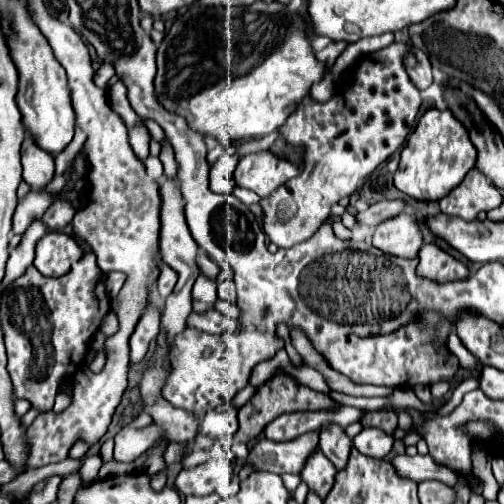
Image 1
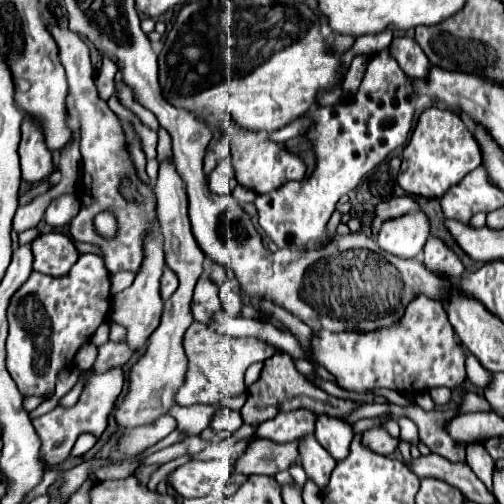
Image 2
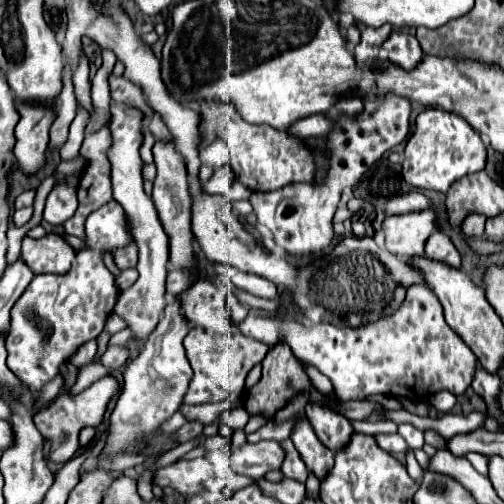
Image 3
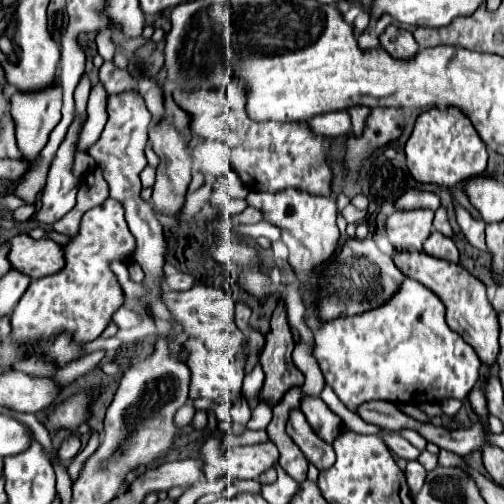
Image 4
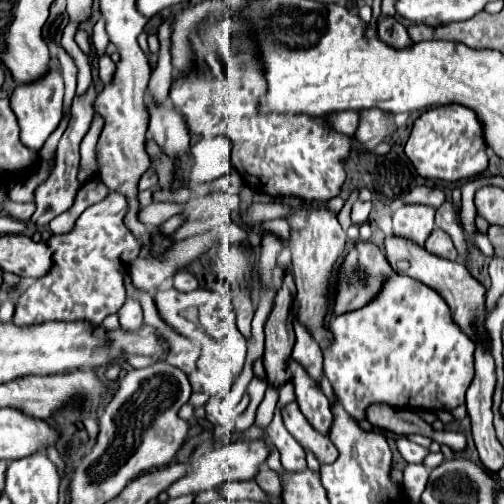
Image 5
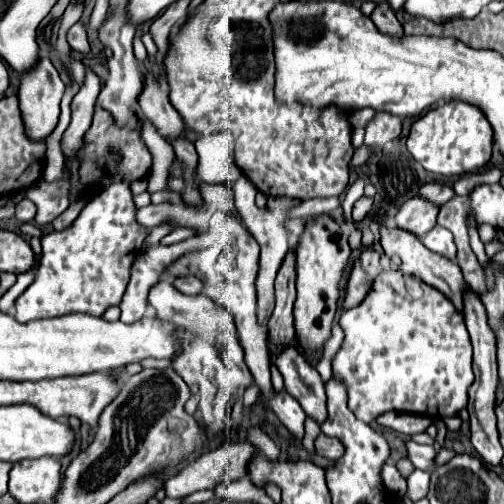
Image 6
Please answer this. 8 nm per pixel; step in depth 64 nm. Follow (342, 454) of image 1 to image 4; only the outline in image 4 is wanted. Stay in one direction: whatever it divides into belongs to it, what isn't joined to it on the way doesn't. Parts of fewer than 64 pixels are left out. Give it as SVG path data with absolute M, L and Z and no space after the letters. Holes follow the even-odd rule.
M308 396L302 400L300 410L304 412L312 430L320 438L324 438L324 442L332 444L332 440L336 440L336 432L340 432L340 424L344 424L344 422L322 400L314 400Z

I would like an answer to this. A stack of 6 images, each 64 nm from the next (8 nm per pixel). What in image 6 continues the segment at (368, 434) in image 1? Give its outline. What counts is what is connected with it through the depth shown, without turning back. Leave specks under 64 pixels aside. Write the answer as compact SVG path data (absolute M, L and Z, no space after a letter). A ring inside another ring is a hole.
M408 440L406 444L406 454L408 454L408 460L420 468L420 470L432 470L434 468L434 448L432 446L422 446L422 444L416 444L412 440Z

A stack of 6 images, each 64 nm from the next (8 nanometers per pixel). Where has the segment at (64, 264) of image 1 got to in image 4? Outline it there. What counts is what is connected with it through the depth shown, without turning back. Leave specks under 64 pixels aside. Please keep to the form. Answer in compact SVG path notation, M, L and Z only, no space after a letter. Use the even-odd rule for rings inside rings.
M18 234L10 240L10 246L12 268L20 268L34 280L64 268L64 250L50 238L34 240L28 234Z

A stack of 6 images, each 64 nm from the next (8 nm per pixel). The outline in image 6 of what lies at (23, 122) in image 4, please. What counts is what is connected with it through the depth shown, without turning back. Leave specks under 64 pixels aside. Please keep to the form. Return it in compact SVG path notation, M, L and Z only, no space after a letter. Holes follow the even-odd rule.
M40 58L40 64L36 64L30 72L26 72L20 78L20 88L18 88L18 104L24 116L24 130L28 132L30 140L44 140L52 134L52 130L58 124L60 116L60 100L64 96L64 82L60 80L58 70L52 66L48 58Z

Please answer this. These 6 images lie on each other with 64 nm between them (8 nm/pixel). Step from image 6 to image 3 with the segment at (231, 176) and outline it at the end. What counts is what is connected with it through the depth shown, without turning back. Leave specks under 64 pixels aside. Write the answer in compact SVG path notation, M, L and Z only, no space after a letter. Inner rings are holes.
M214 140L212 144L200 148L200 160L202 164L210 164L212 168L222 168L228 164L228 150L224 140Z

